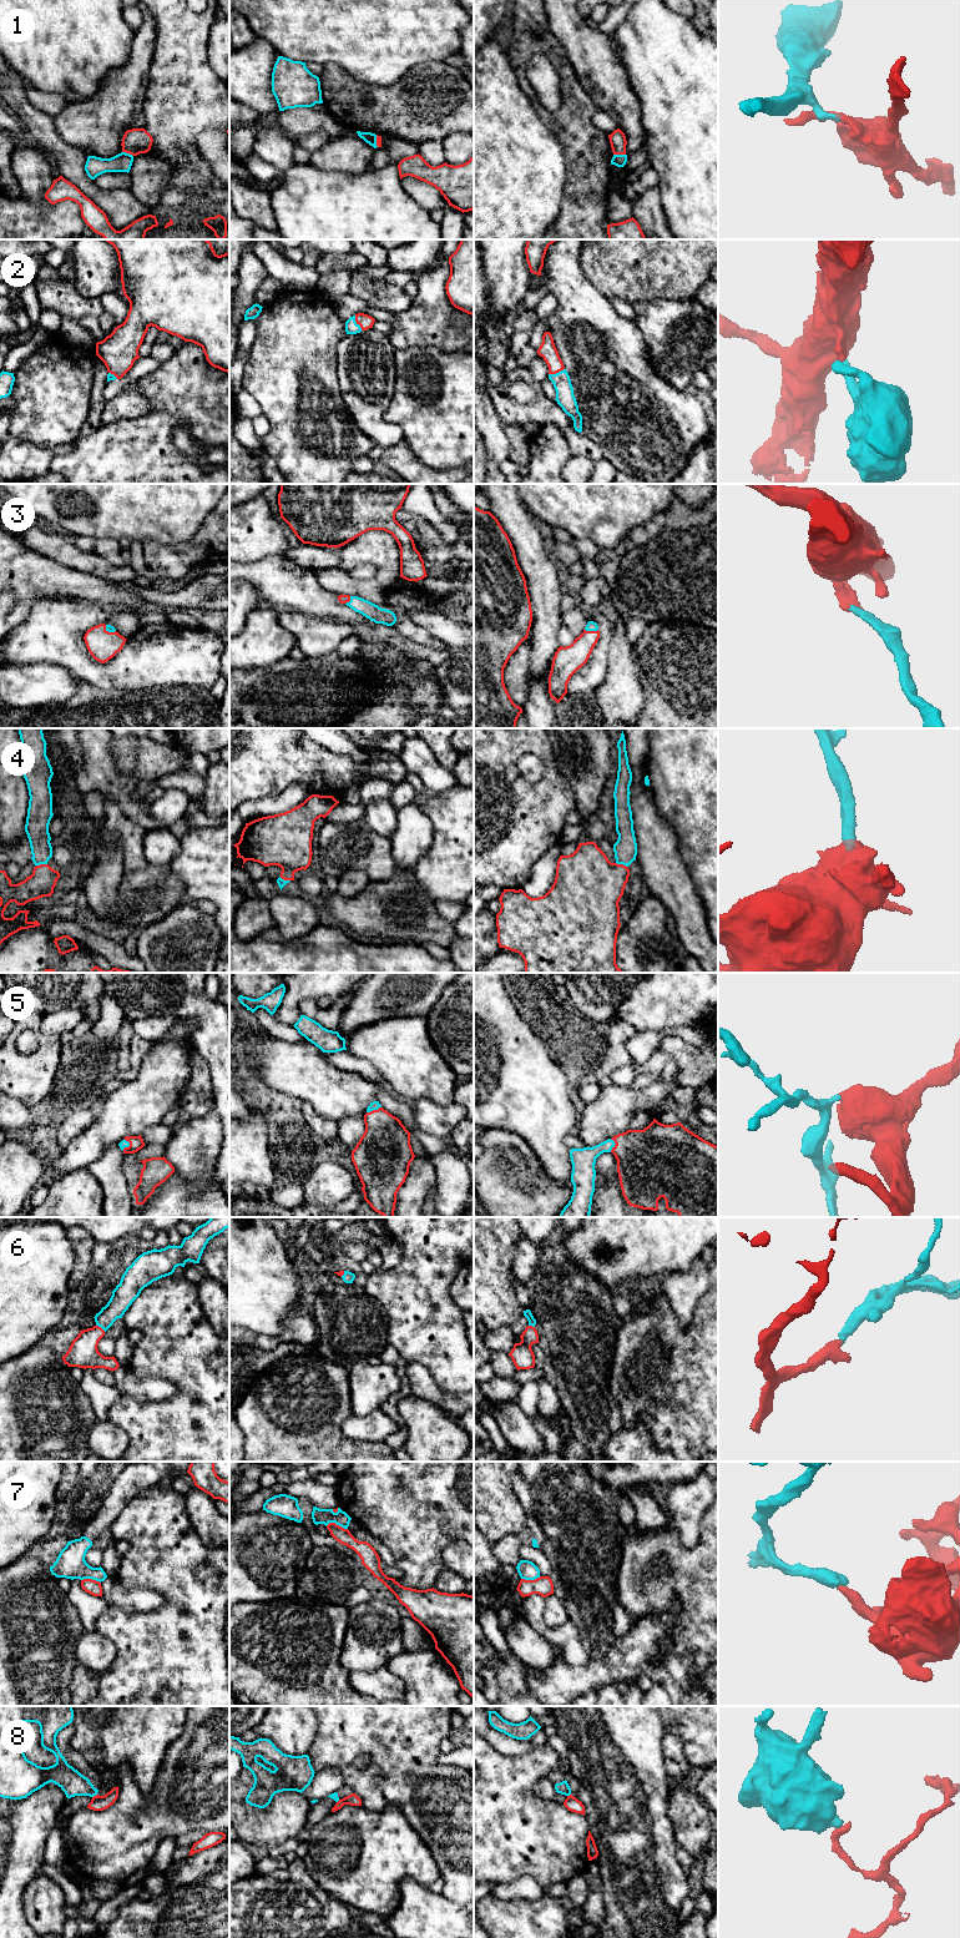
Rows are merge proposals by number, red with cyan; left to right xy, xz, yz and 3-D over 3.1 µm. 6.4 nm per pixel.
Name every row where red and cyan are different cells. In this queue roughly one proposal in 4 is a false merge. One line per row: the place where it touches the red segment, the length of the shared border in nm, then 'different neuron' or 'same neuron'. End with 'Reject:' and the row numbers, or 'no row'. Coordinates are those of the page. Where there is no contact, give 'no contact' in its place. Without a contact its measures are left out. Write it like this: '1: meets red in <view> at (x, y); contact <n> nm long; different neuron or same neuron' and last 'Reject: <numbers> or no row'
1: meets red in yz at (620, 154); contact 80 nm long; different neuron
2: meets red in xz at (358, 323); contact 110 nm long; same neuron
3: meets red in yz at (591, 631); contact 90 nm long; same neuron
4: meets red in yz at (622, 864); contact 90 nm long; same neuron
5: meets red in yz at (615, 1145); contact 90 nm long; same neuron
6: meets red in xy at (100, 1327); contact 80 nm long; same neuron
7: meets red in xz at (336, 1524); contact 150 nm long; different neuron
8: meets red in xy at (94, 1796); contact 40 nm long; different neuron
Reject: 1, 7, 8

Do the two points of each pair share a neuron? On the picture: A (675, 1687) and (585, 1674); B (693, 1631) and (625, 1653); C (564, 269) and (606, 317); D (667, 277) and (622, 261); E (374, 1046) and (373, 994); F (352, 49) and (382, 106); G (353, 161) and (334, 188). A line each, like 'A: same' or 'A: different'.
A: same
B: different
C: same
D: same
E: different
F: different
G: different

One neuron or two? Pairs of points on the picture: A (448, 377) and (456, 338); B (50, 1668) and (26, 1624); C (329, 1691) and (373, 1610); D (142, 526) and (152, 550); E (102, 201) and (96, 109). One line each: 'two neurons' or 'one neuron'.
A: two neurons
B: one neuron
C: two neurons
D: two neurons
E: two neurons

